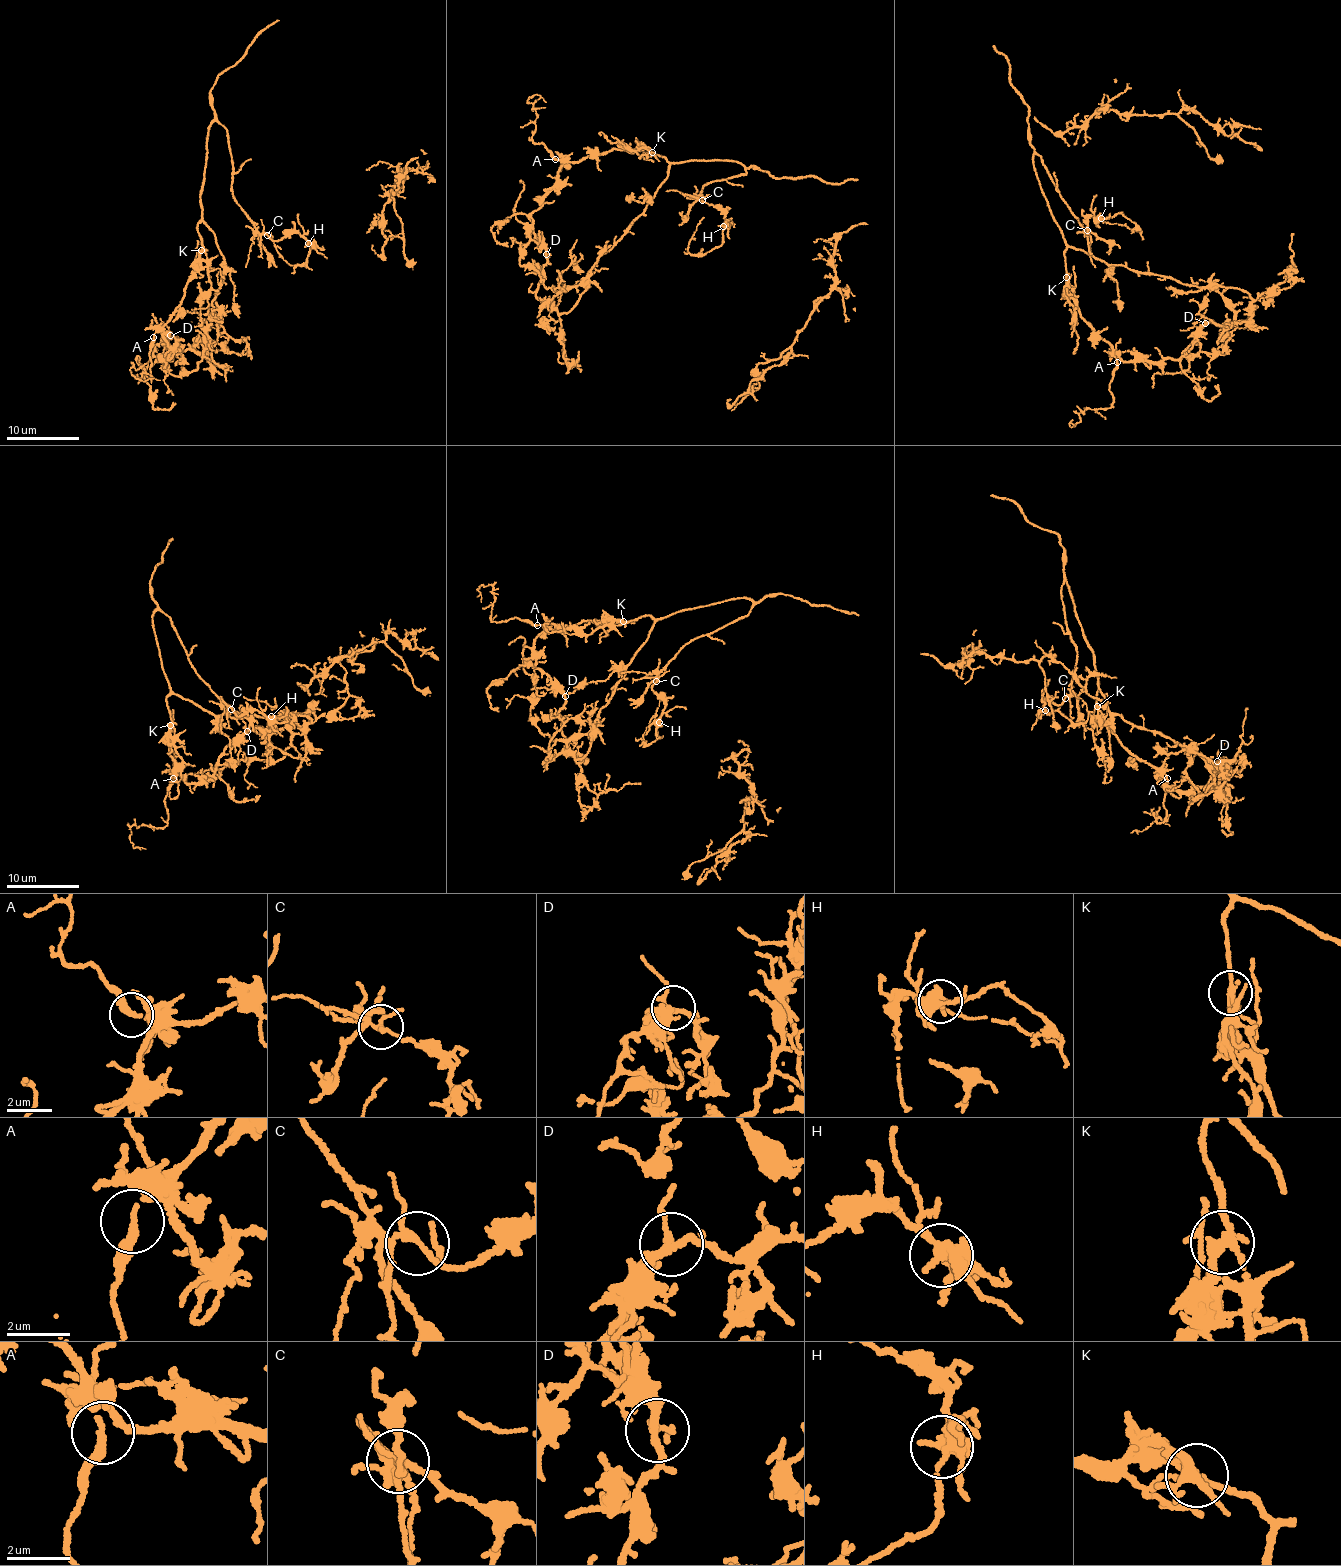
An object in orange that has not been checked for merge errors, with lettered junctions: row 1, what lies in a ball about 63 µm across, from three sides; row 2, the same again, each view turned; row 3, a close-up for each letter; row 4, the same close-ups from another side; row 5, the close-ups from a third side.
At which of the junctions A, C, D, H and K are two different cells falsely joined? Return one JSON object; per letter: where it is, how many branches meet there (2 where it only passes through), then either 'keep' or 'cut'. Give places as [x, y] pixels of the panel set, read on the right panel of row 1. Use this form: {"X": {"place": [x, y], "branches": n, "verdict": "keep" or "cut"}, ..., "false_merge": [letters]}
{"A": {"place": [1117, 362], "branches": 2, "verdict": "keep"}, "C": {"place": [1087, 230], "branches": 4, "verdict": "keep"}, "D": {"place": [1205, 323], "branches": 4, "verdict": "keep"}, "H": {"place": [1101, 218], "branches": 4, "verdict": "keep"}, "K": {"place": [1066, 277], "branches": 4, "verdict": "cut"}, "false_merge": ["K"]}

